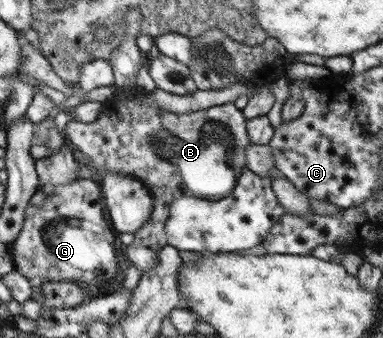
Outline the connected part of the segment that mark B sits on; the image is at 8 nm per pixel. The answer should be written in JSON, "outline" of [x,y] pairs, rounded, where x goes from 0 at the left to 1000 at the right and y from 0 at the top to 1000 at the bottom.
{"outline":[[[350,257],[334,266],[337,287],[303,302],[274,302],[264,331],[240,364],[183,355],[164,379],[164,408],[188,438],[217,453],[251,494],[295,506],[303,518],[355,527],[371,538],[399,589],[394,633],[381,660],[347,689],[347,713],[329,728],[329,766],[358,790],[368,814],[410,775],[410,737],[436,722],[426,680],[441,607],[454,589],[480,580],[517,589],[572,592],[603,571],[629,506],[645,500],[640,435],[655,426],[640,385],[642,349],[608,302],[559,311],[480,337],[454,337],[366,302],[373,269]]]}

